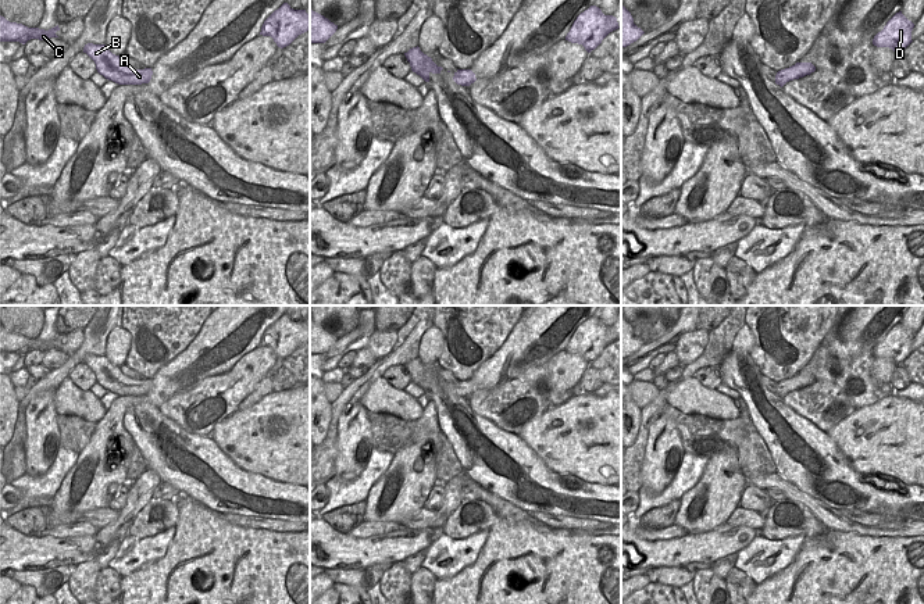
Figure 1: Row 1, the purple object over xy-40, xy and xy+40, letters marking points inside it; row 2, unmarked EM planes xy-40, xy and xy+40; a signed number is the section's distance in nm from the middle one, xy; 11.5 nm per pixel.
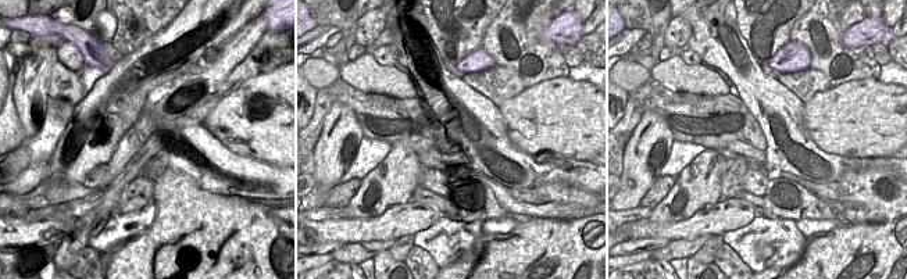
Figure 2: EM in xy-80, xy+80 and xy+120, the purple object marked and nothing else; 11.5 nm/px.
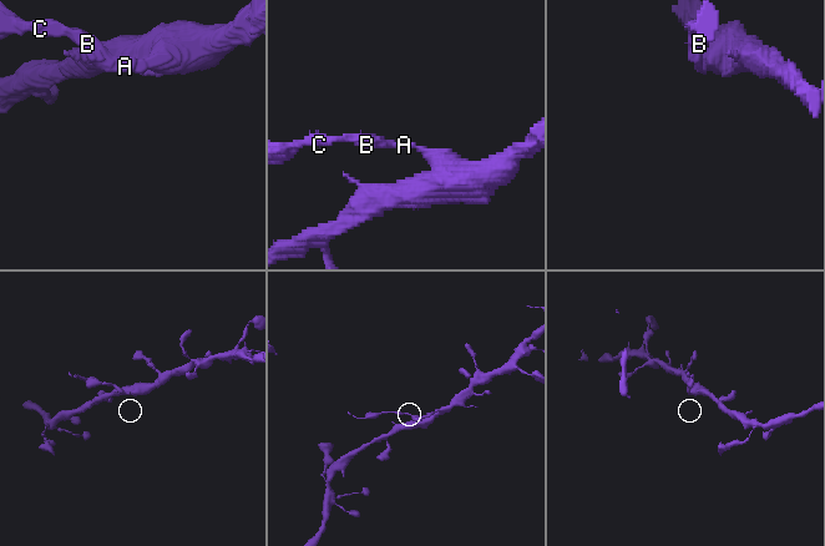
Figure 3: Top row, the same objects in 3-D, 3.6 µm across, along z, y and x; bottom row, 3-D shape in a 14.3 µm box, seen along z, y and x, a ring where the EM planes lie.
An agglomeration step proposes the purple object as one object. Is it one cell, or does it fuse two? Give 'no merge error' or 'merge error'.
merge error

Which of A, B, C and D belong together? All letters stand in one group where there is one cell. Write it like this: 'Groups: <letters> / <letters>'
Groups: A B C / D

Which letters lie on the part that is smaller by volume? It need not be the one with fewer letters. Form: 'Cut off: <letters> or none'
Cut off: A, B, C

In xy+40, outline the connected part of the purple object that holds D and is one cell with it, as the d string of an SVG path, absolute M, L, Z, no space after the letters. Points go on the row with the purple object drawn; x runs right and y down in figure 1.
M899 11L886 22L884 29L874 36L873 44L877 47L889 47L896 54L902 54L902 51L913 42L913 28L914 24Z

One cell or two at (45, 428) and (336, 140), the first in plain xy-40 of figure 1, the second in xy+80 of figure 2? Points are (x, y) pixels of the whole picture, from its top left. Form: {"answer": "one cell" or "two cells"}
{"answer": "one cell"}

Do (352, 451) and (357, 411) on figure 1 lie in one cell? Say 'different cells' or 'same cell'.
same cell

